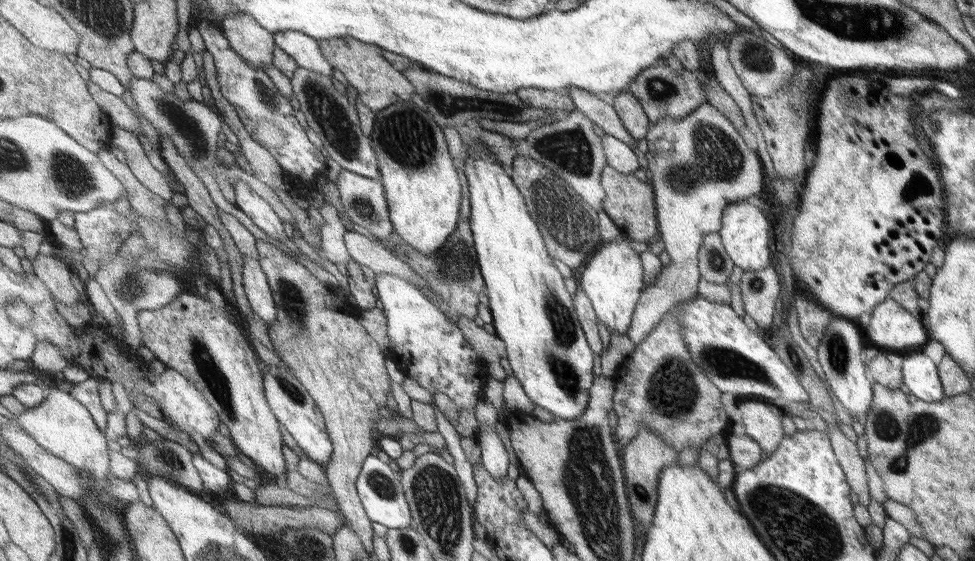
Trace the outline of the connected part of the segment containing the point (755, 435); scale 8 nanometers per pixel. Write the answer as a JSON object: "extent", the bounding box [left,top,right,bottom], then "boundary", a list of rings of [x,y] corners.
{"extent":[737,400,784,452],"boundary":[[[745,400],[738,401],[737,409],[741,415],[740,423],[743,425],[745,435],[753,439],[753,442],[756,442],[762,451],[773,452],[784,437],[778,409],[767,402]]]}

